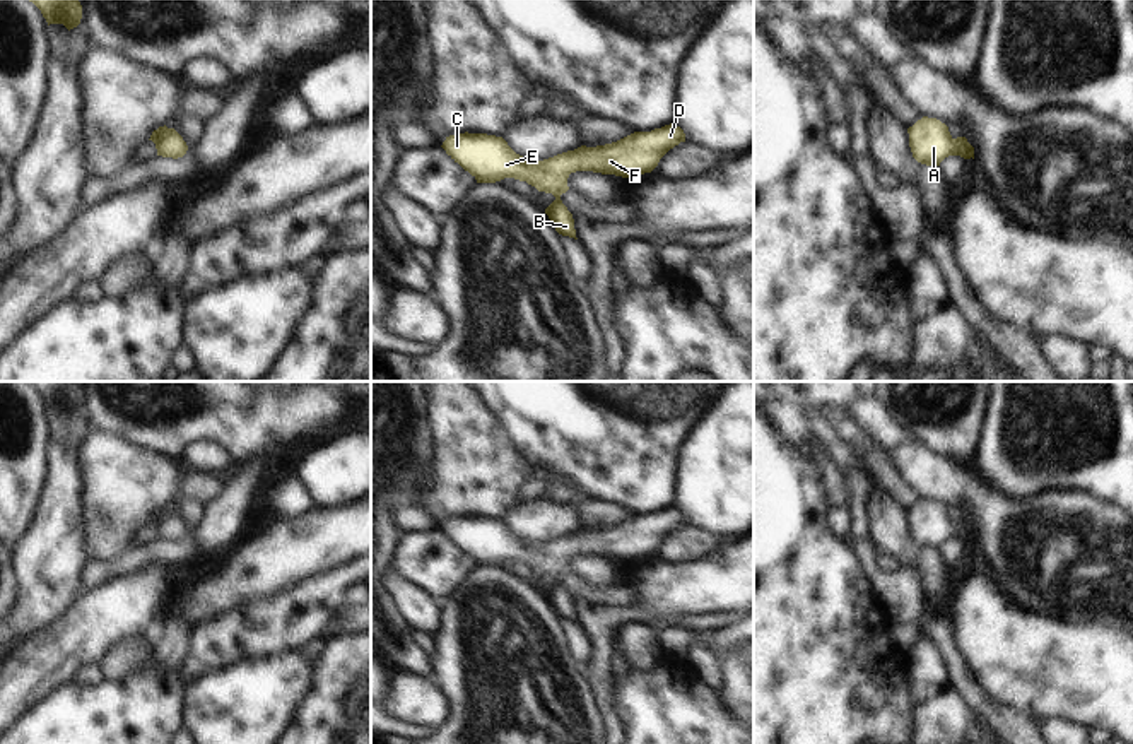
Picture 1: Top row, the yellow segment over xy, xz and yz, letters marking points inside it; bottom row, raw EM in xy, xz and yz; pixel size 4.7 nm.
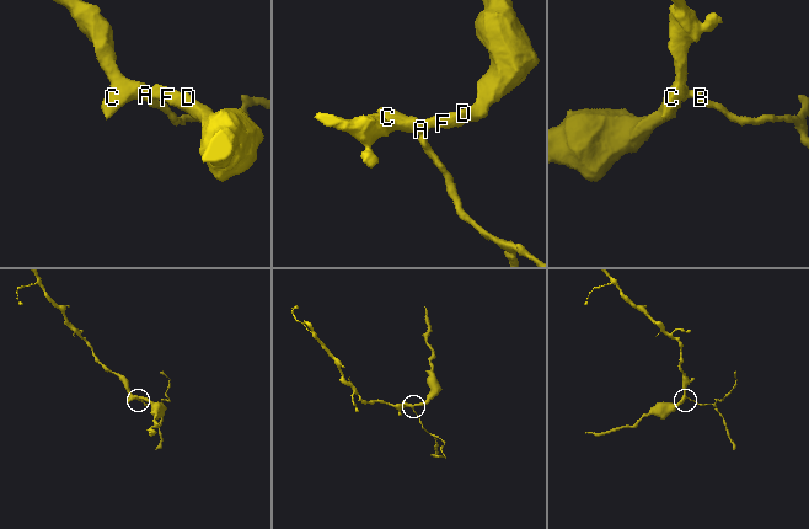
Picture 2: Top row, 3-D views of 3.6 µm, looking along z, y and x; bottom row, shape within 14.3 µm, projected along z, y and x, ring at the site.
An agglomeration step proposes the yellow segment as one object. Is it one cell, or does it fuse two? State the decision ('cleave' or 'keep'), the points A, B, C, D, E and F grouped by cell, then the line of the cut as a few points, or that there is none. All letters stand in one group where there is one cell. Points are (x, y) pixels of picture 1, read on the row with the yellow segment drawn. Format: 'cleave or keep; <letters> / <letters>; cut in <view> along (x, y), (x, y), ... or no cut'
keep; A B C D E F; no cut

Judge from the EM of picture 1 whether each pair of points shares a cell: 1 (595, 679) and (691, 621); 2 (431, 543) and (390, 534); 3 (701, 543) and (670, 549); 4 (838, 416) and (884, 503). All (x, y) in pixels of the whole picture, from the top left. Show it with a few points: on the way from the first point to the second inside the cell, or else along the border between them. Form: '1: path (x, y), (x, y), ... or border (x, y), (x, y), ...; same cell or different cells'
1: path (600, 645), (600, 635), (619, 616), (657, 621); same cell
2: border (402, 532), (388, 566); different cells
3: path (694, 544), (677, 546); same cell
4: border (877, 486), (908, 510); different cells

